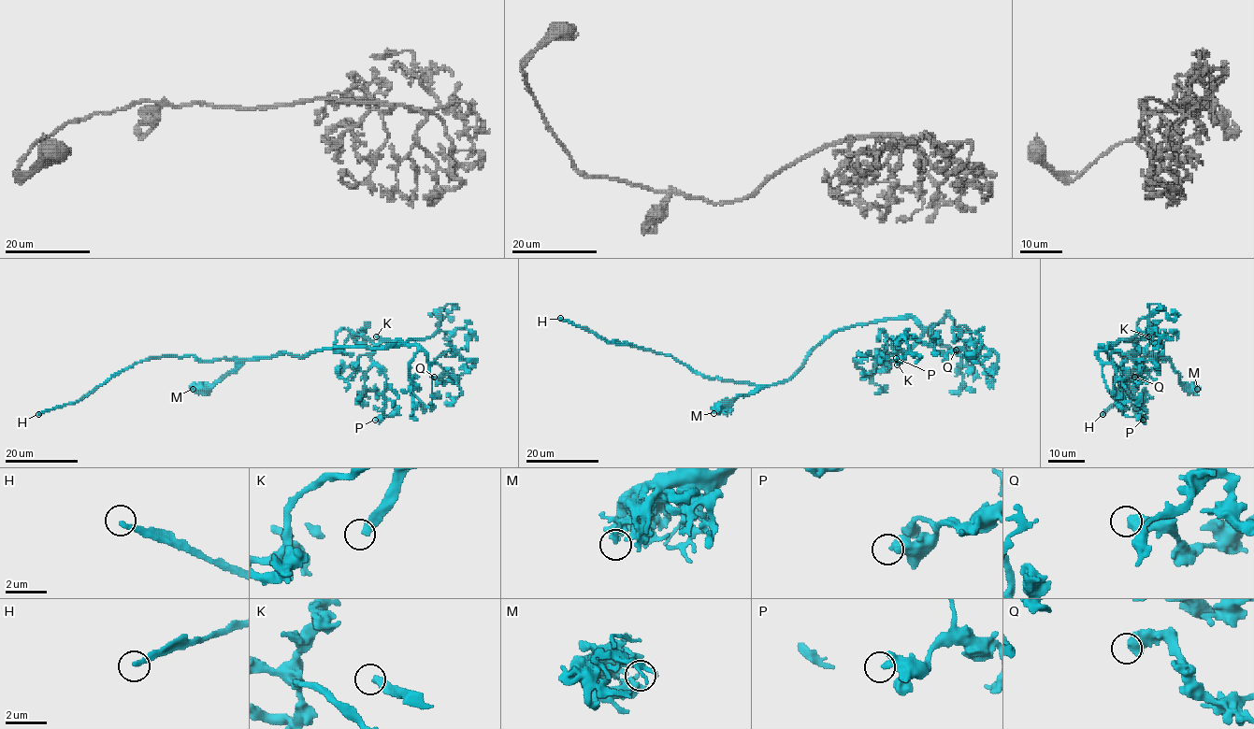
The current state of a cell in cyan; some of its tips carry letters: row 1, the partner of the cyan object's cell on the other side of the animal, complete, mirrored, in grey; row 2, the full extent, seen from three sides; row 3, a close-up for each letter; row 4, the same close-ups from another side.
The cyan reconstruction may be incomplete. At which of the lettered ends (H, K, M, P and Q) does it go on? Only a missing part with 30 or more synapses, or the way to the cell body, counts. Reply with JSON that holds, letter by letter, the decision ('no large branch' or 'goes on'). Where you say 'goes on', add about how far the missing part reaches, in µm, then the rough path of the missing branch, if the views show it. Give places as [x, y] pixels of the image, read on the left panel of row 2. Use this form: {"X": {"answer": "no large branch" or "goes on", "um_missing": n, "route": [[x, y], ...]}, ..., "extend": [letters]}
{"H": {"answer": "goes on", "um_missing": 20}, "K": {"answer": "goes on", "um_missing": 30, "route": [[376, 336], [383, 328], [395, 323], [390, 324], [387, 321], [387, 306], [394, 297], [408, 300], [402, 312]]}, "M": {"answer": "no large branch"}, "P": {"answer": "no large branch"}, "Q": {"answer": "no large branch"}, "extend": ["H", "K"]}

